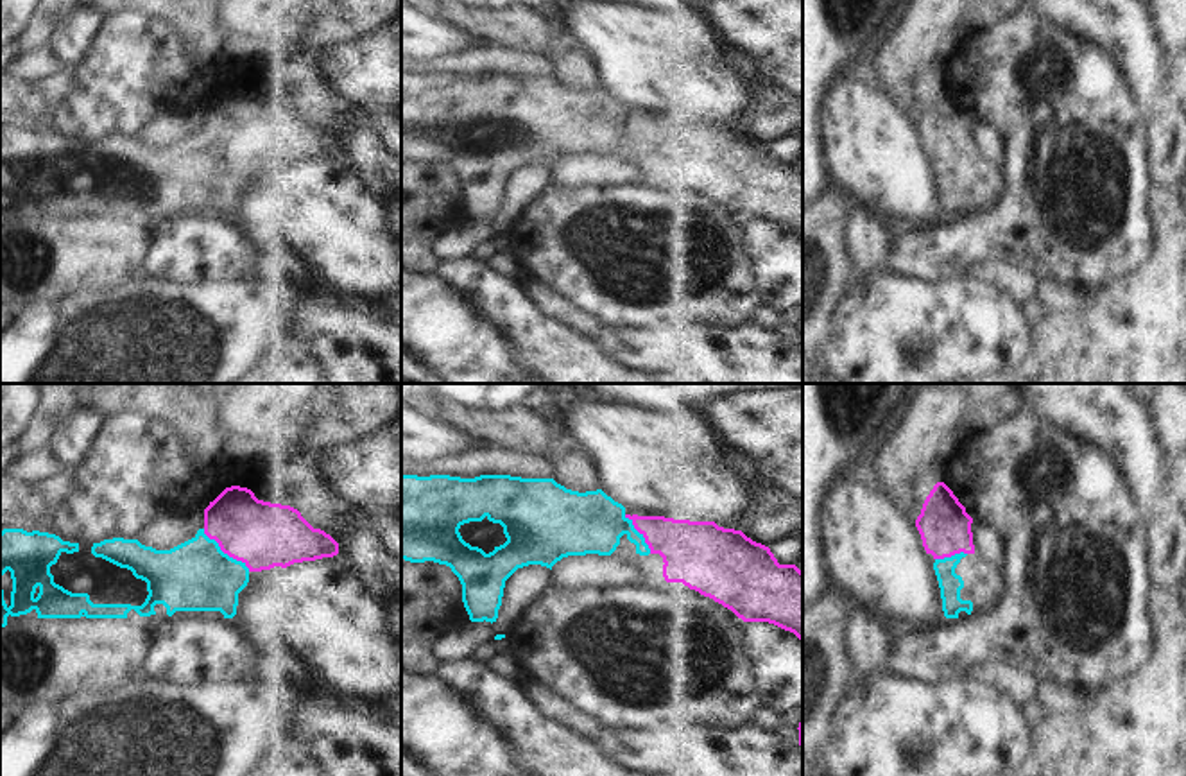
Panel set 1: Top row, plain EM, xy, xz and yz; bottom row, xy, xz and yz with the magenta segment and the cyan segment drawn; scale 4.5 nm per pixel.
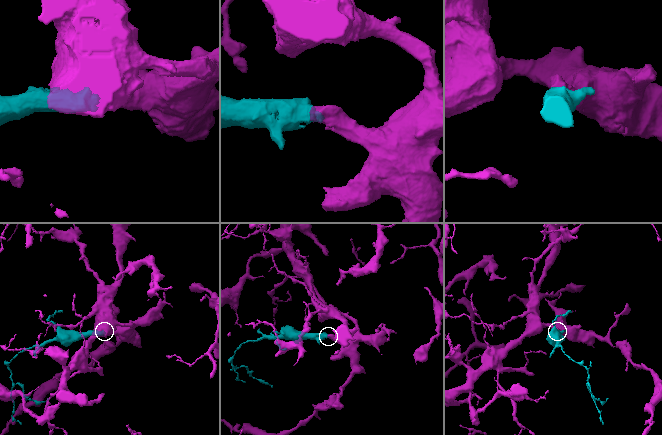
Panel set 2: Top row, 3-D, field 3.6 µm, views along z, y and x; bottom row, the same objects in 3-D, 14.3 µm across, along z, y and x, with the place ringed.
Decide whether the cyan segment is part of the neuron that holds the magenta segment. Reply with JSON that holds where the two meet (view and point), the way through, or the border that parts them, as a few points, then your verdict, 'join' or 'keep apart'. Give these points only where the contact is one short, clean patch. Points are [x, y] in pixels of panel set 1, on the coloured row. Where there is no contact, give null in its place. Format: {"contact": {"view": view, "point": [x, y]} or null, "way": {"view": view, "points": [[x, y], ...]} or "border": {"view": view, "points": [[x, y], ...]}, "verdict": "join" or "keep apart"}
{"contact": {"view": "xy", "point": [224, 552]}, "way": {"view": "xy", "points": [[262, 534], [242, 534], [224, 552], [203, 574], [196, 576]]}, "verdict": "join"}

